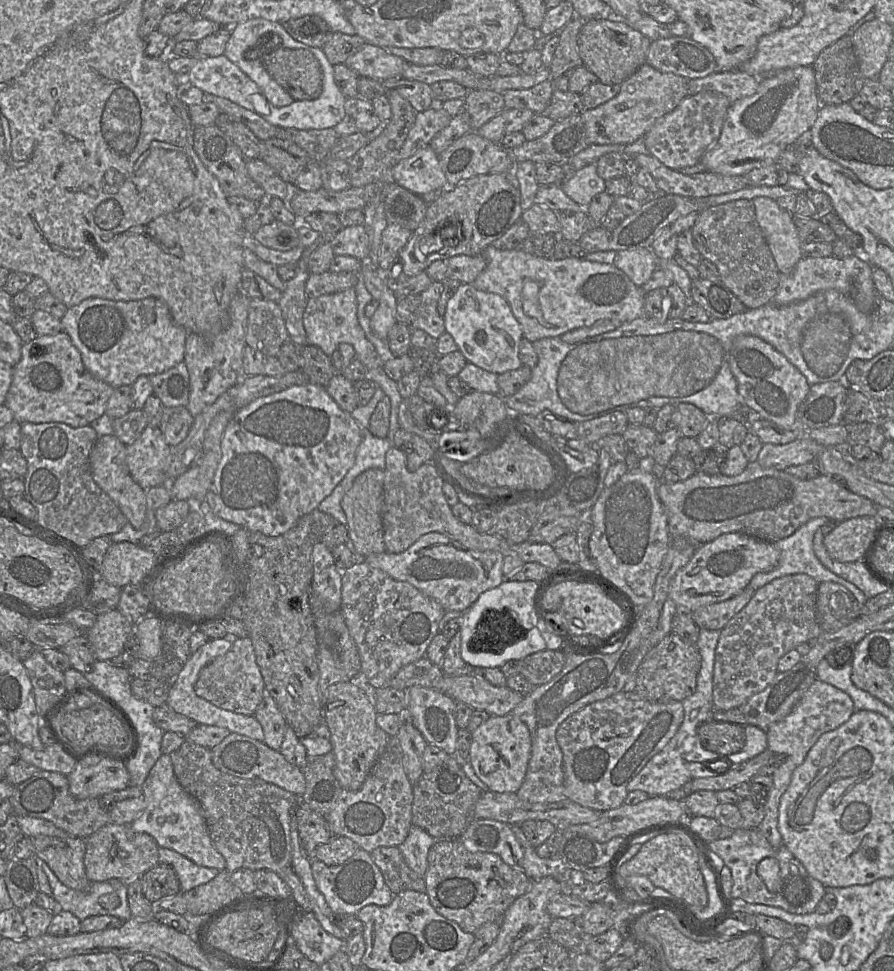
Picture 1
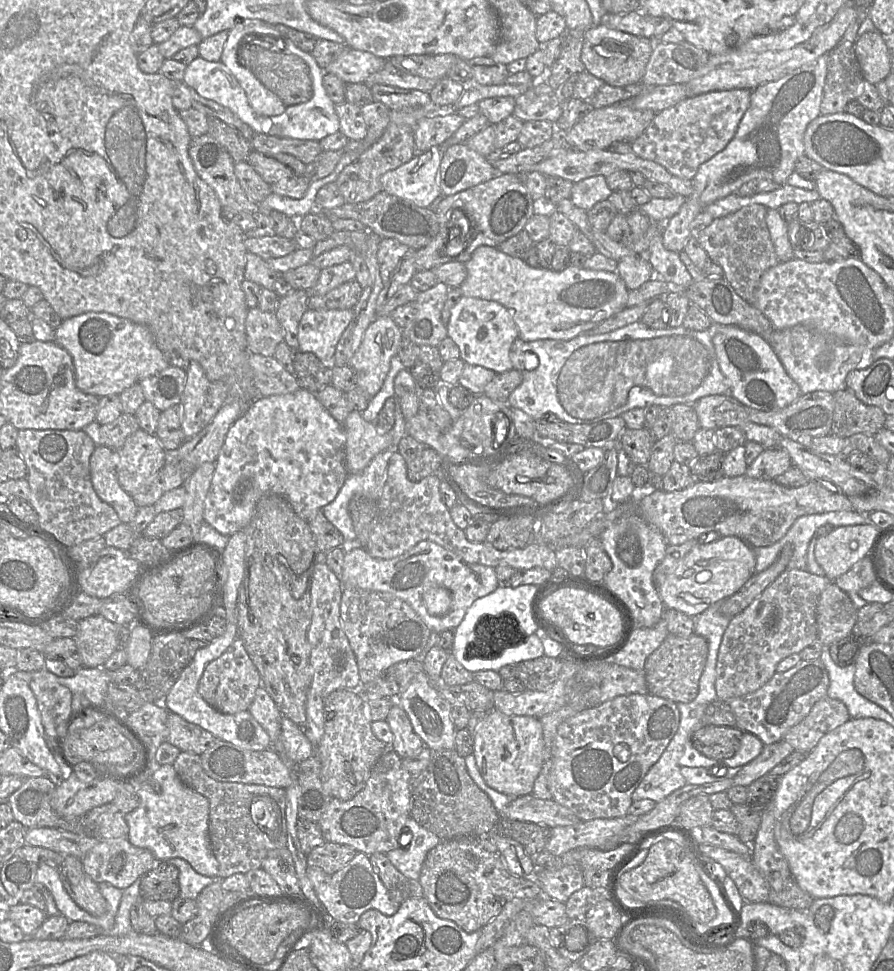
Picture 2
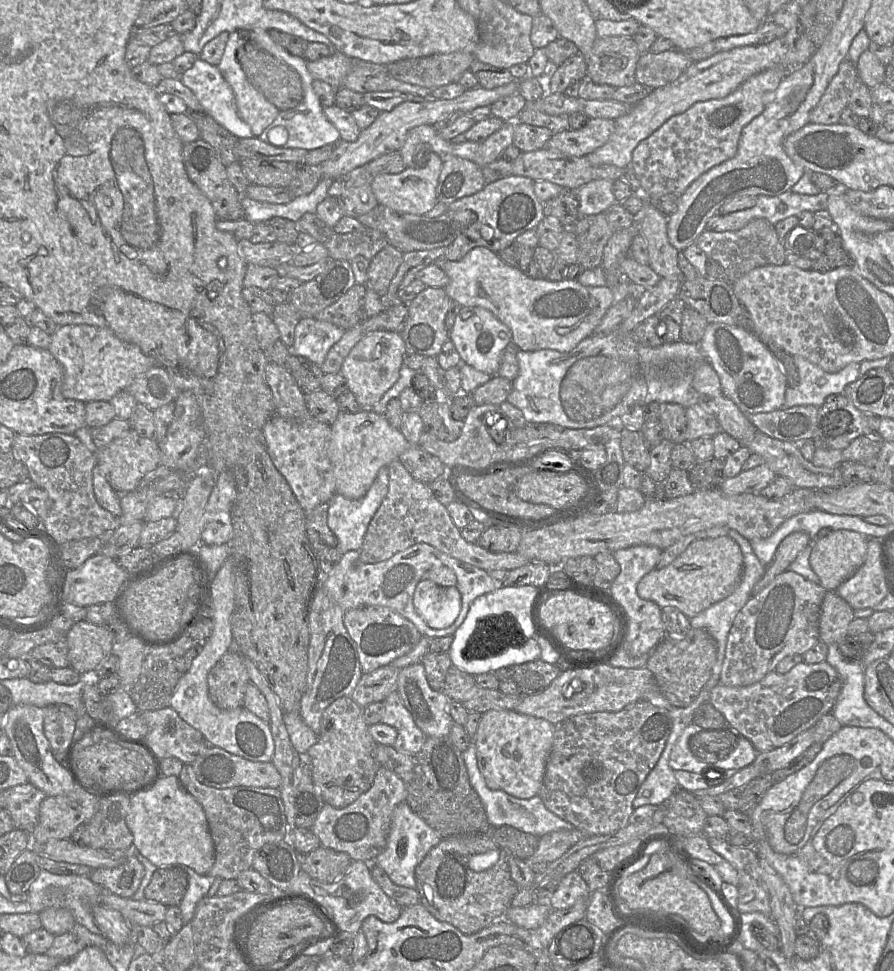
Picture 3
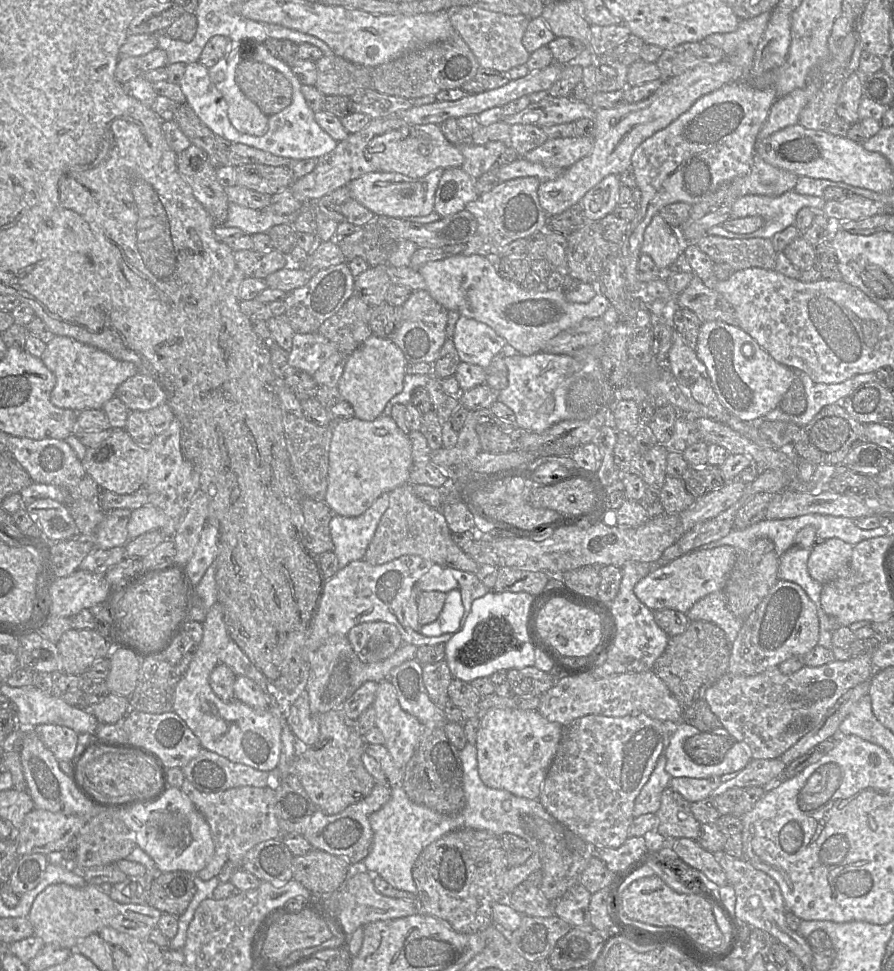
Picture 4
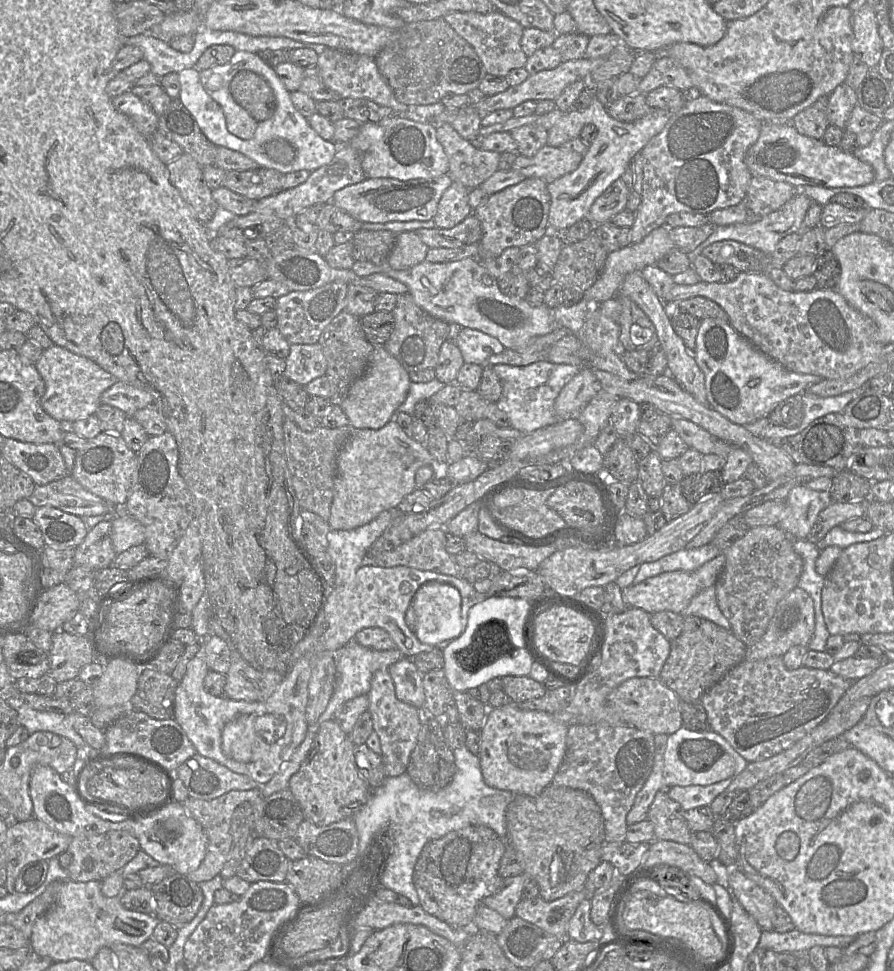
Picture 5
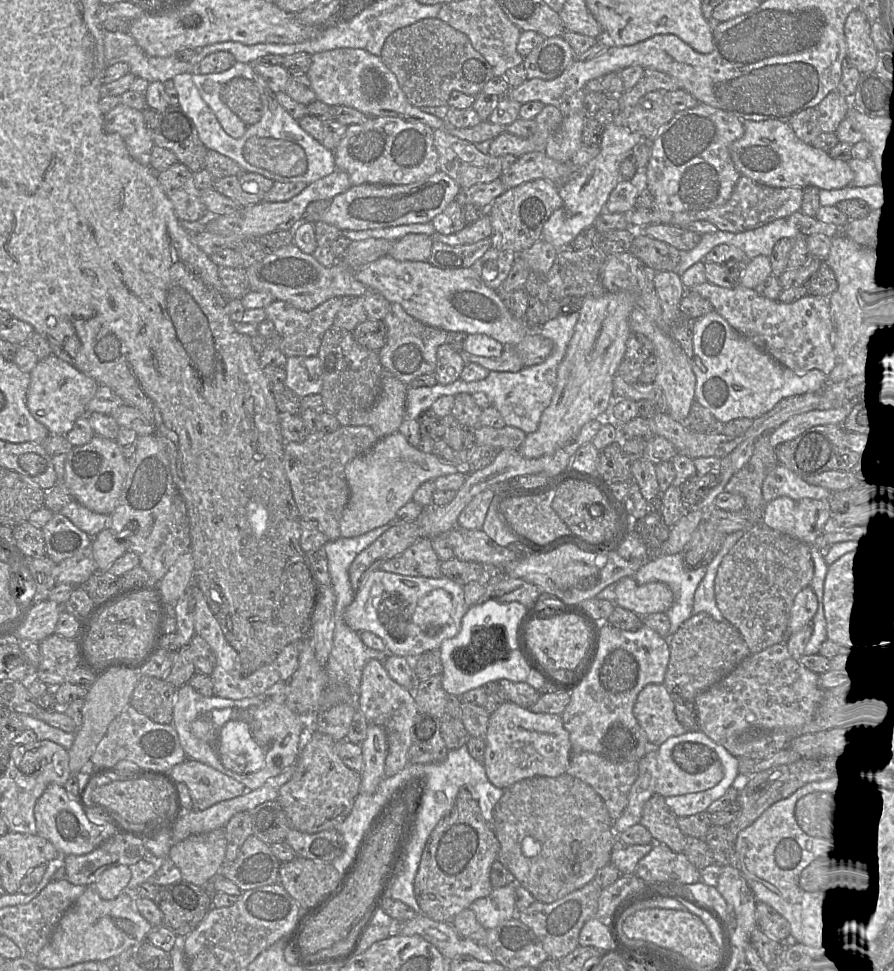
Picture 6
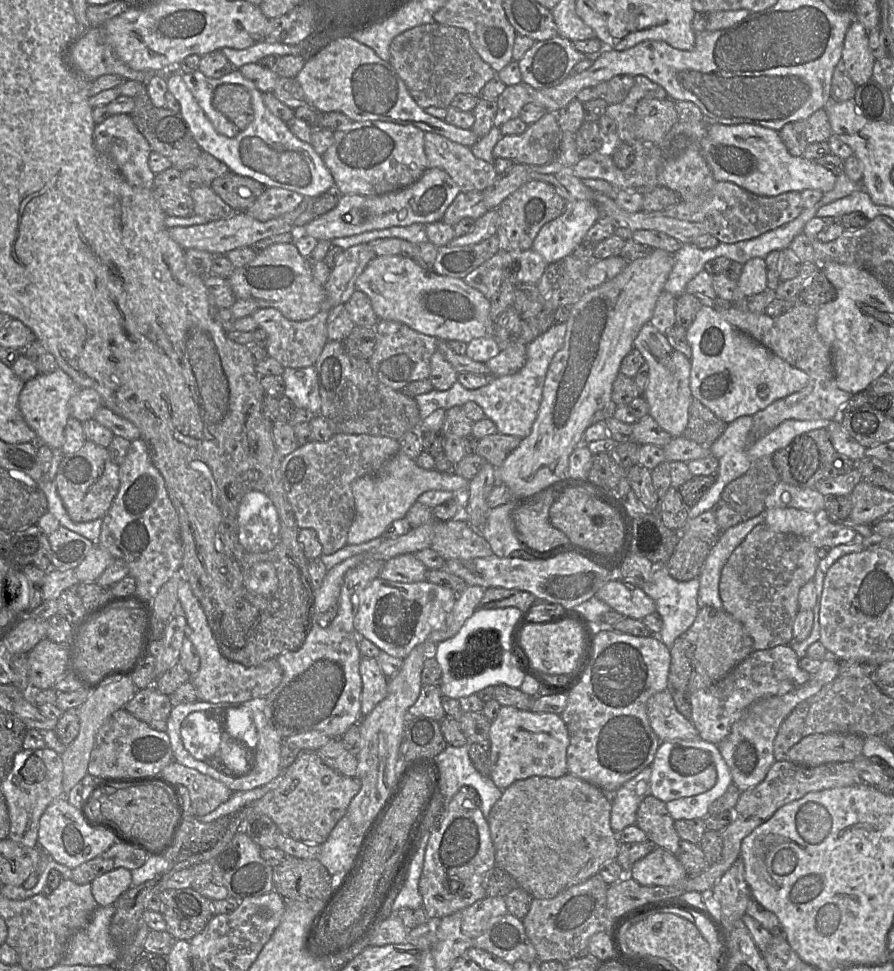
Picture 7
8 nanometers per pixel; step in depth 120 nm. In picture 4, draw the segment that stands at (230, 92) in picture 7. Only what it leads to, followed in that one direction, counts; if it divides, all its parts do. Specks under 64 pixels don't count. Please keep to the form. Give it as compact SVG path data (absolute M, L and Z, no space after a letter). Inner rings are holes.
M244 58L236 68L235 80L243 94L267 116L292 102L292 86L278 70L263 62Z

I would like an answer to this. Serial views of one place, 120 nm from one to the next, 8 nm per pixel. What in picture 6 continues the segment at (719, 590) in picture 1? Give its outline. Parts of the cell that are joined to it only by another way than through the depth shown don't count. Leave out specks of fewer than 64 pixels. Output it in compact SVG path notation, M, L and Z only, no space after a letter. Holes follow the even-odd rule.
M625 577L615 585L615 605L640 617L666 613L674 602L672 590L663 582L638 584L634 577Z

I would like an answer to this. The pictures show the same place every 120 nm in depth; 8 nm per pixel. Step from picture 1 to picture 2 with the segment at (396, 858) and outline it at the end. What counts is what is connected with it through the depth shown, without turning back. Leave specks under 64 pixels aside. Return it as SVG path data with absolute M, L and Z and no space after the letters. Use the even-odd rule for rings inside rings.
M375 853L369 856L372 868L379 876L390 898L396 903L407 899L423 897L423 889L419 880L404 876L389 861L386 853Z

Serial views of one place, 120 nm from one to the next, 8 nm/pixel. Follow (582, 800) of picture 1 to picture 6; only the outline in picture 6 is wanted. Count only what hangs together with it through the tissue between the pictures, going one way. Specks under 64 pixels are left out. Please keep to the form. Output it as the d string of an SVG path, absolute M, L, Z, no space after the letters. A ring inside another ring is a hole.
M573 753L567 774L591 786L603 799L613 823L628 804L639 761L612 762L595 753Z

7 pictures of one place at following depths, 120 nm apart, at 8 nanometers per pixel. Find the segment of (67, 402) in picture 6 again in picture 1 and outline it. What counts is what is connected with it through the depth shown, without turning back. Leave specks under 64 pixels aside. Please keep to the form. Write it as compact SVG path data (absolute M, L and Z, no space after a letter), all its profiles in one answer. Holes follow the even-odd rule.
M149 297L135 301L88 298L68 308L61 323L62 330L69 335L80 352L87 371L113 388L132 386L139 376L163 373L184 361L188 332L173 321L166 303L157 298Z

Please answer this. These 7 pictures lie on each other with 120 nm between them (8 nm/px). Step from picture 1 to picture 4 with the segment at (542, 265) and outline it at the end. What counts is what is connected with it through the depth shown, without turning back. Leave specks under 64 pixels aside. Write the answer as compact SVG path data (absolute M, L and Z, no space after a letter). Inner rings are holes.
M462 254L422 265L420 272L431 297L448 311L472 318L491 327L519 354L531 356L543 351L545 345L562 331L585 319L600 318L610 307L602 293L587 303L566 299L562 290L529 291L520 284L501 278L489 258Z

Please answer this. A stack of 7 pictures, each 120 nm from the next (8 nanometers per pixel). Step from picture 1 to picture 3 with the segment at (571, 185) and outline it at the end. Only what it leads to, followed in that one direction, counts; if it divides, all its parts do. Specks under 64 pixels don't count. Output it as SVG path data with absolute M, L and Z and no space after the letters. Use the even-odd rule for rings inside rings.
M608 179L588 182L575 192L579 200L580 217L605 213L616 202L613 181Z

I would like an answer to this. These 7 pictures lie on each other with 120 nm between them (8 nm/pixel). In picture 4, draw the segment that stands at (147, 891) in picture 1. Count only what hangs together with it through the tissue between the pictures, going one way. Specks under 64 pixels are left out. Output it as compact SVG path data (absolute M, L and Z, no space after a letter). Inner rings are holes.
M183 870L162 872L151 883L148 904L161 913L179 917L196 893L193 875Z

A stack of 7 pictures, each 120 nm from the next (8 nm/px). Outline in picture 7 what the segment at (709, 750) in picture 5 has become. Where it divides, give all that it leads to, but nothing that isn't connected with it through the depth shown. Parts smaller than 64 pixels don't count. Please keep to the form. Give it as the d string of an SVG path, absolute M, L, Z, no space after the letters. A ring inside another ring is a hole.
M674 745L669 761L671 768L682 776L696 775L713 763L709 752L684 745Z

